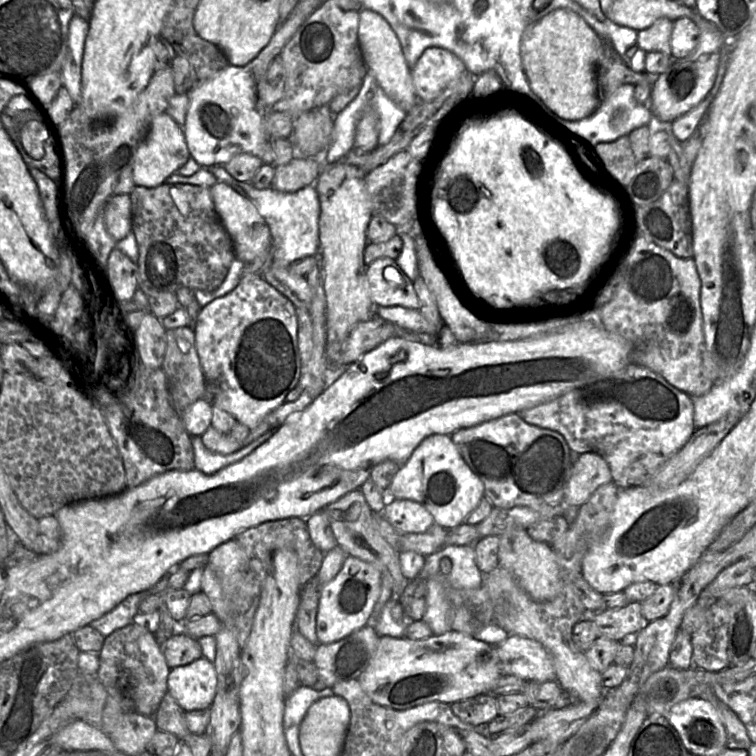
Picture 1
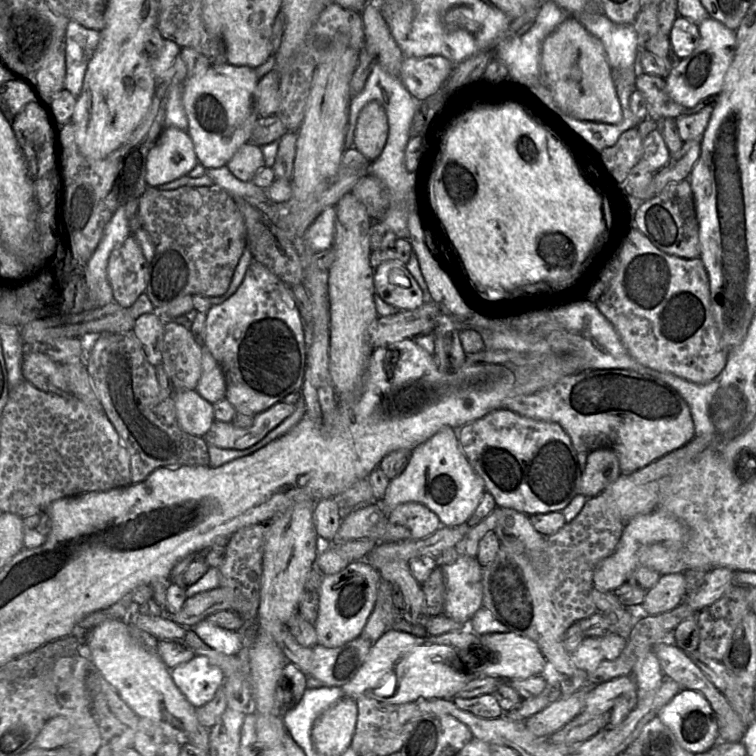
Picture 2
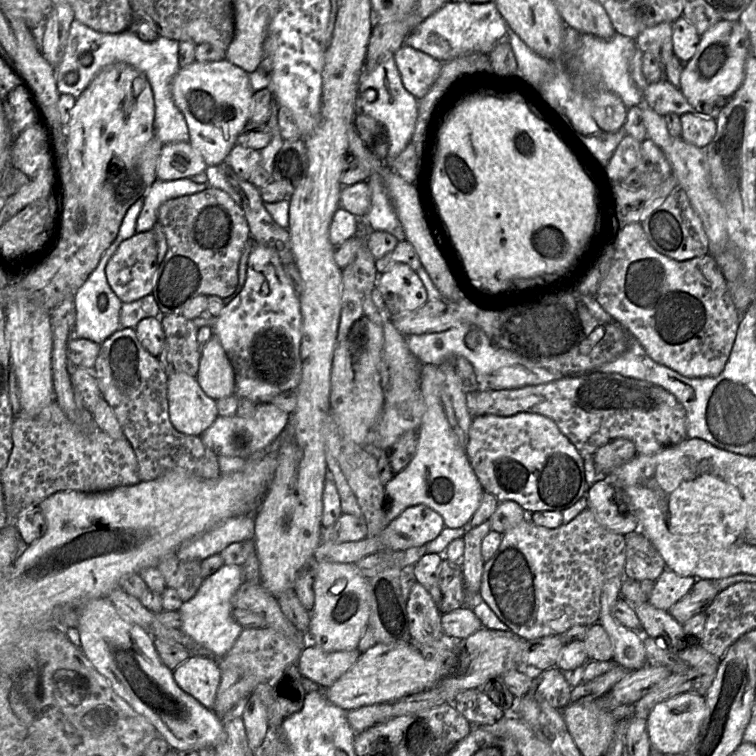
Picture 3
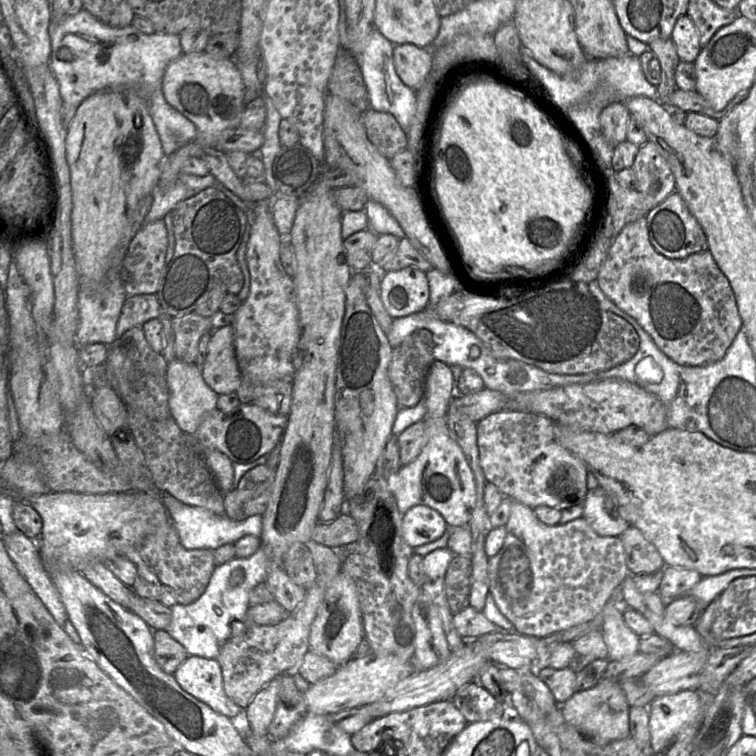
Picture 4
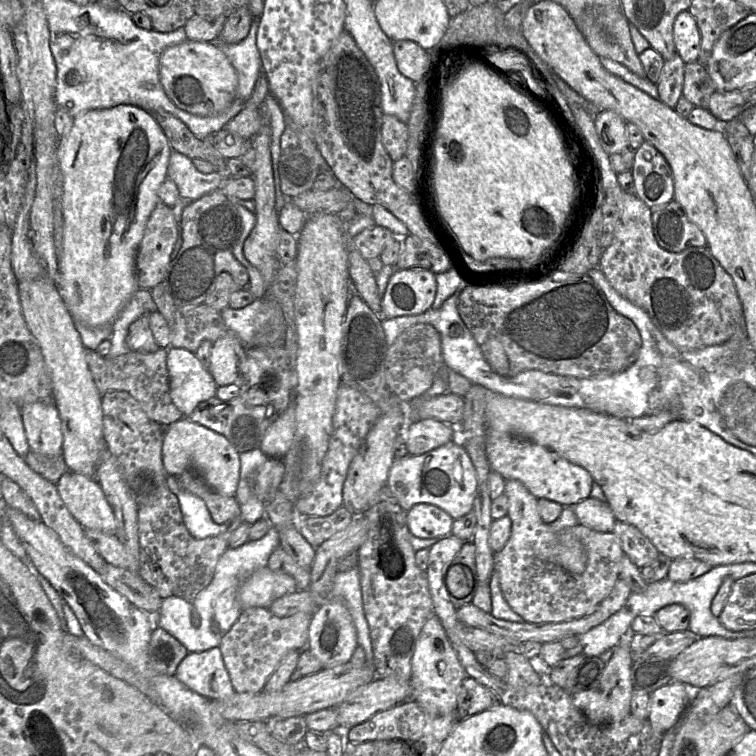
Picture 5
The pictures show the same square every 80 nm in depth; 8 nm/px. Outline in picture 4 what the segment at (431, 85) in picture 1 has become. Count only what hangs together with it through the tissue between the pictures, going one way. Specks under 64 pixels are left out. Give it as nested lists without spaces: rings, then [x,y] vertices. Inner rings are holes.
[[[413,44],[394,45],[393,61],[400,80],[411,90],[421,88],[432,69],[430,49]]]

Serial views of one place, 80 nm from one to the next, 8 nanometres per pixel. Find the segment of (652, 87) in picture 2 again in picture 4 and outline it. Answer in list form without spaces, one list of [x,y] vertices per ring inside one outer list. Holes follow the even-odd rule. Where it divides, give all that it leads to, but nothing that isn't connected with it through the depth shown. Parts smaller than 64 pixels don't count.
[[[677,88],[665,101],[662,101],[661,103],[664,106],[678,107],[686,113],[695,112],[719,121],[737,104],[741,103],[747,97],[748,92],[749,90],[736,95],[721,111],[716,111],[698,92],[683,91],[679,88]]]

